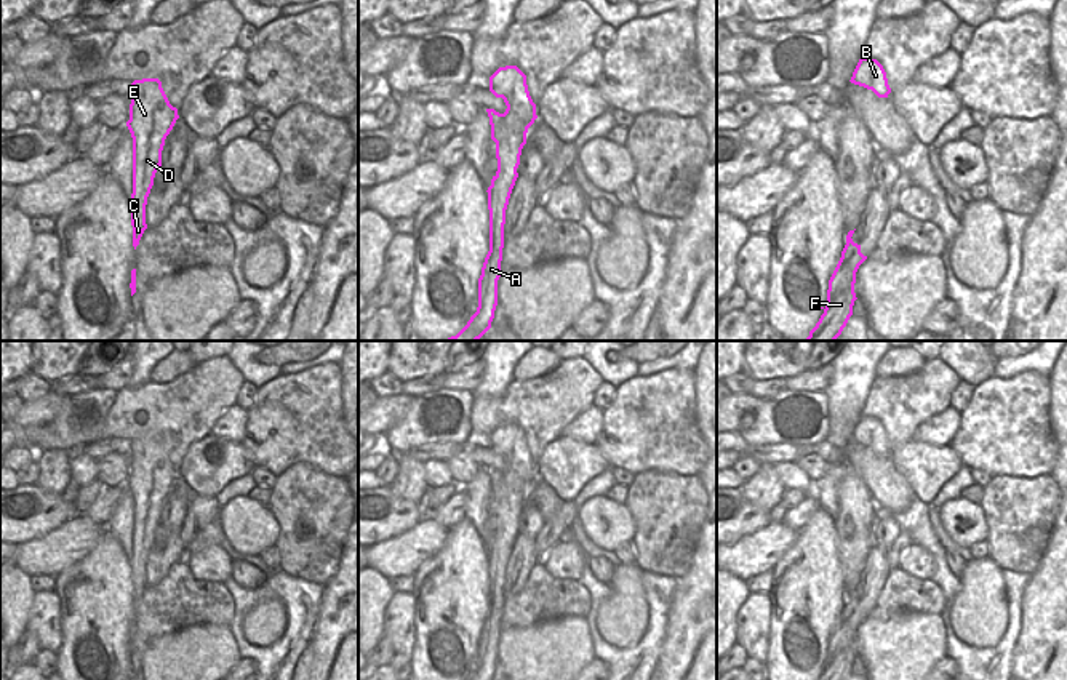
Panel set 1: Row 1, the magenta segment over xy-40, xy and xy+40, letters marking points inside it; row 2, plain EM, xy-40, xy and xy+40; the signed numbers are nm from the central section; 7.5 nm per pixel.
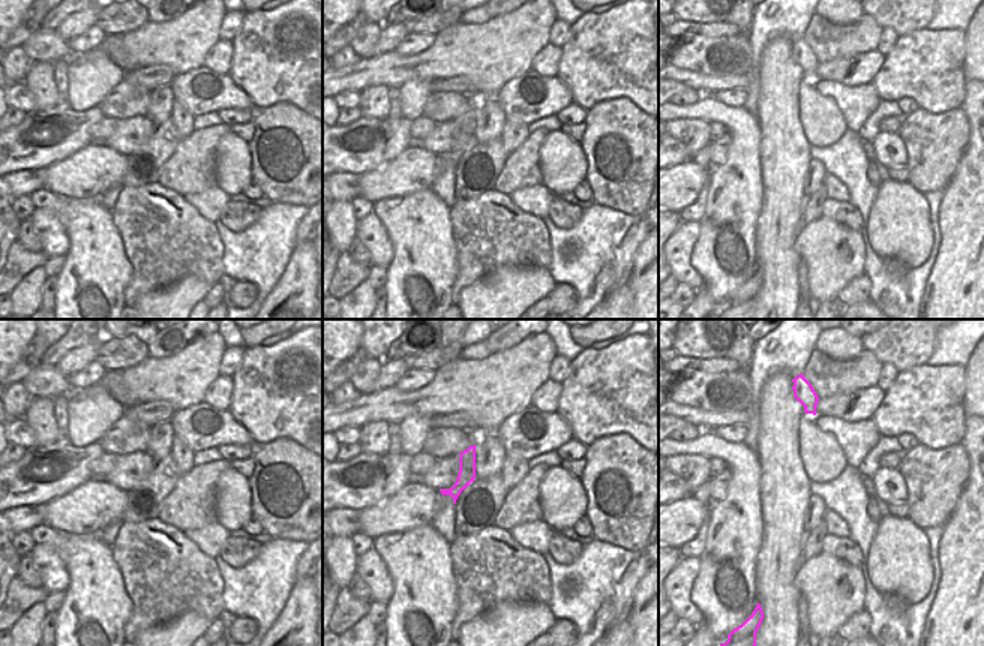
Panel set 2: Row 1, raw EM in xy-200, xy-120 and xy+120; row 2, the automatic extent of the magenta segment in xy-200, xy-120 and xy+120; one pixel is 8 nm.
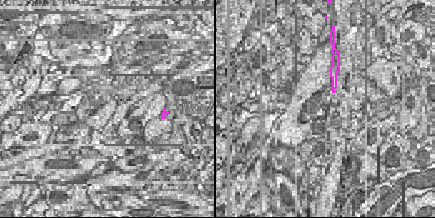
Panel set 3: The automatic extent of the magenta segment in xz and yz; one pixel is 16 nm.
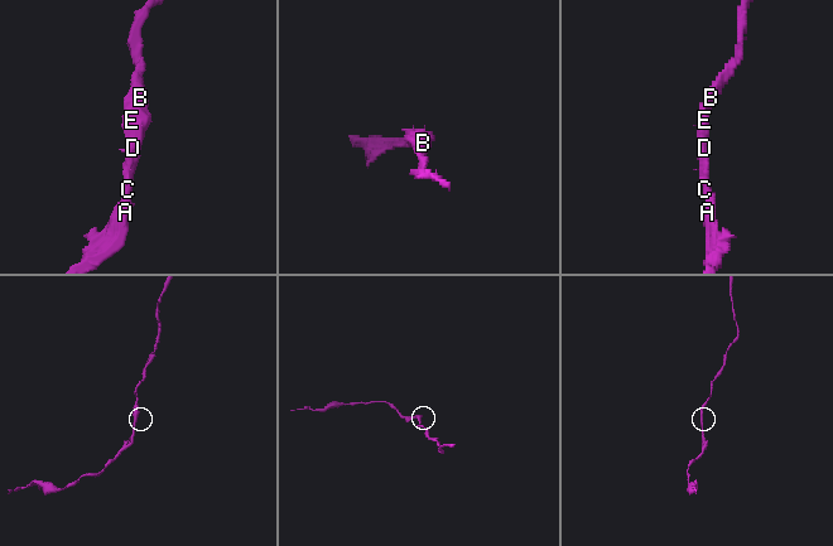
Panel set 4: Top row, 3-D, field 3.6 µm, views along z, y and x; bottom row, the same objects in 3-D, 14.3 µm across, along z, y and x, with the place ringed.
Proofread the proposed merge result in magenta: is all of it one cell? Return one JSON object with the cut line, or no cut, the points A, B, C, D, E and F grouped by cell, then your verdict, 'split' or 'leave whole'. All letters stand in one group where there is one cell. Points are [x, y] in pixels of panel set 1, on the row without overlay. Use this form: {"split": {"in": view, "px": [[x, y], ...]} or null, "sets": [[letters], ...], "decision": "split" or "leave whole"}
{"split": null, "sets": [["A", "B", "C", "D", "E", "F"]], "decision": "leave whole"}

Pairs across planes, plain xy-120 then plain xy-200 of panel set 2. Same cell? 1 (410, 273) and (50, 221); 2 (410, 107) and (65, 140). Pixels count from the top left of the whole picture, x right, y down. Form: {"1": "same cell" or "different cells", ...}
{"1": "different cells", "2": "different cells"}

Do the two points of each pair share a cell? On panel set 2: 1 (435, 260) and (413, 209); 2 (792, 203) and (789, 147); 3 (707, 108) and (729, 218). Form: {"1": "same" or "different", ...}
{"1": "same", "2": "same", "3": "same"}

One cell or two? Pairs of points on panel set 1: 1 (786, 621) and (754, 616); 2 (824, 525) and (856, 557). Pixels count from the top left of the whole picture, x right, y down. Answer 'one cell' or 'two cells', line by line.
1: two cells
2: two cells

